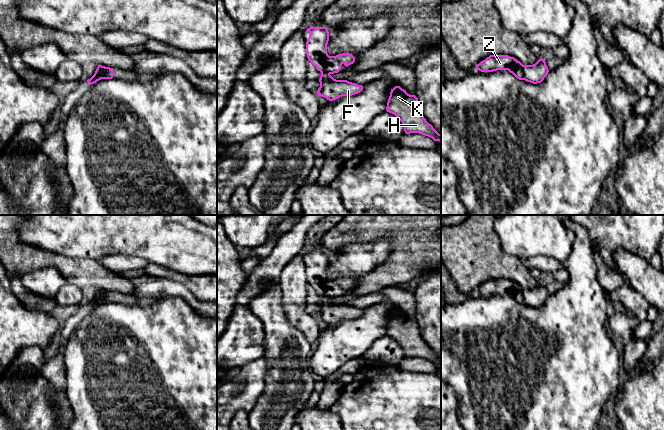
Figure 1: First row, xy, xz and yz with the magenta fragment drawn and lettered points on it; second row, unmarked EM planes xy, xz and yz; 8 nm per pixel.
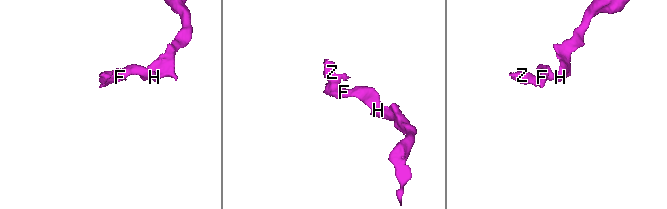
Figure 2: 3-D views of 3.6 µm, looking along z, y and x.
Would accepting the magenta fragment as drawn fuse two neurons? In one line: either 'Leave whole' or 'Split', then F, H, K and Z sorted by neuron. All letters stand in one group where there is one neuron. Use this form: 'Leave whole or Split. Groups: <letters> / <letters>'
Split. Groups: F H K / Z

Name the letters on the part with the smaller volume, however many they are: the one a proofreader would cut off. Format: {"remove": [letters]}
{"remove": ["Z"]}

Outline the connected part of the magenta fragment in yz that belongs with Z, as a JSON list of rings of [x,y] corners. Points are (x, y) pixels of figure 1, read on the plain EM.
[[[490,279],[477,289],[481,296],[493,296],[497,294],[508,294],[517,303],[523,304],[523,288],[508,279]]]

